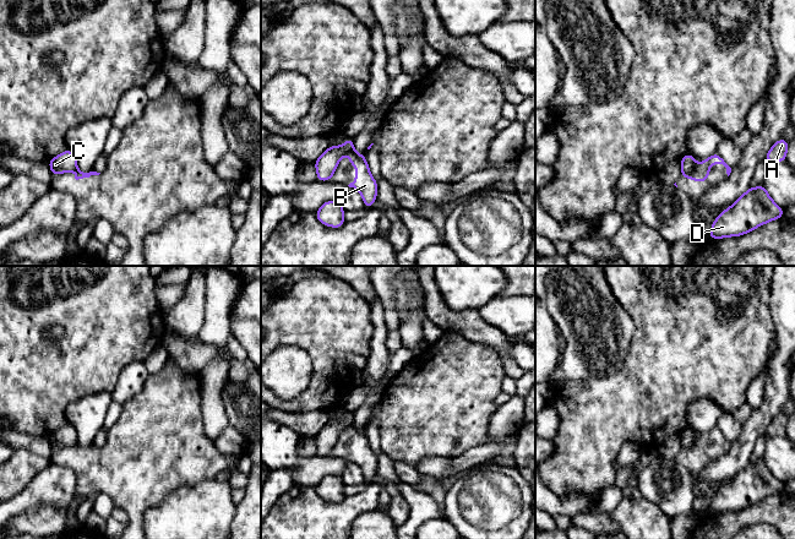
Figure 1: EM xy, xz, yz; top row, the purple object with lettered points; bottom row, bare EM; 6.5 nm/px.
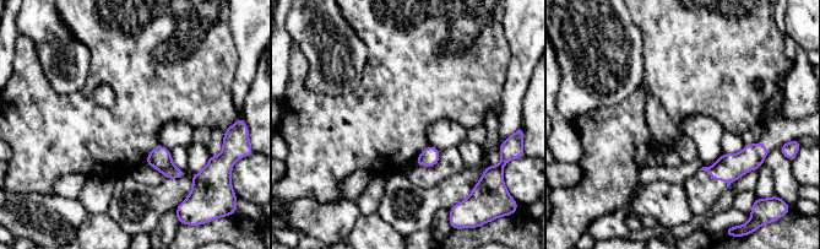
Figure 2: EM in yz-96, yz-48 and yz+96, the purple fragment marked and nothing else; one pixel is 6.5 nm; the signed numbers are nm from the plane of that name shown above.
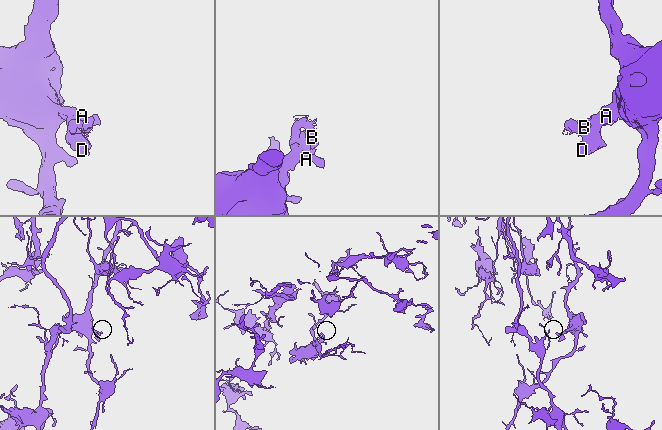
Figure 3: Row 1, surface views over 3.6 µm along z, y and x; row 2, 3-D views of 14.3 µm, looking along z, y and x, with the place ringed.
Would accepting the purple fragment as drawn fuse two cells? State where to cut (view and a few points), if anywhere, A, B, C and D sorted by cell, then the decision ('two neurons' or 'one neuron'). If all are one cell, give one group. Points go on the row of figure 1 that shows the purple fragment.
cut yz (697, 167), (682, 172); groups A C D / B; two neurons

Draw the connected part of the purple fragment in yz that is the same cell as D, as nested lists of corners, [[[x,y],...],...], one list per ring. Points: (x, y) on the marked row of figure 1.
[[[748,187],[729,208],[719,213],[709,230],[710,240],[741,236],[784,217],[784,209],[769,196],[766,187]]]

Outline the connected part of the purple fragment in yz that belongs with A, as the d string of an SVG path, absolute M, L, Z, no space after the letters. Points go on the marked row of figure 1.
M779 138L767 152L764 160L769 163L786 162L789 142L784 138Z

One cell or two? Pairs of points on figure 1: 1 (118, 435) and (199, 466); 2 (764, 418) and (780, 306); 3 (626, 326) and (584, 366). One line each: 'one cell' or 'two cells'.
1: one cell
2: one cell
3: one cell

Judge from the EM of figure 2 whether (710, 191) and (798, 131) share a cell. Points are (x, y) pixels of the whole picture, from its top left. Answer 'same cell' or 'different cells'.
same cell

